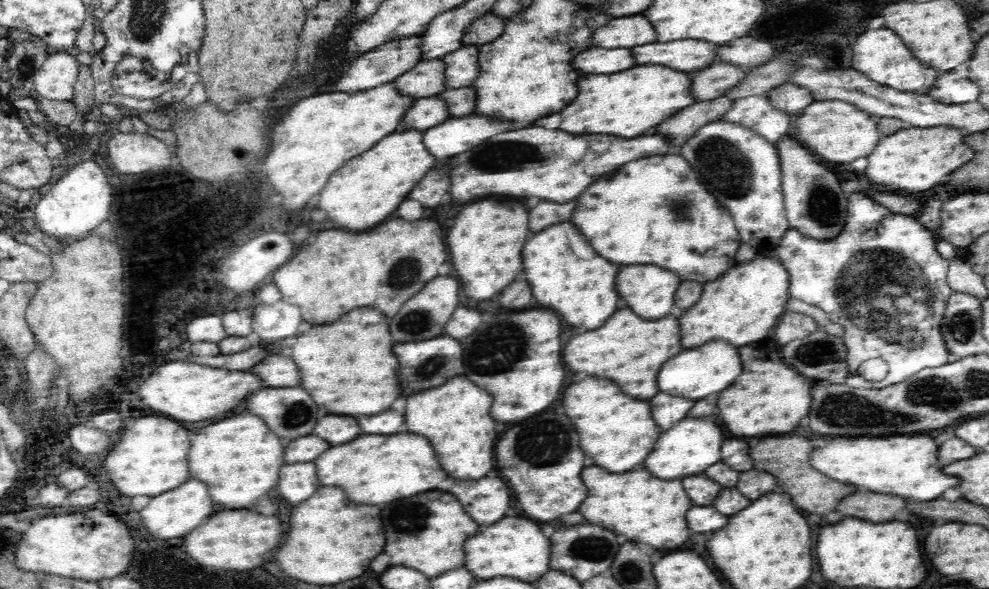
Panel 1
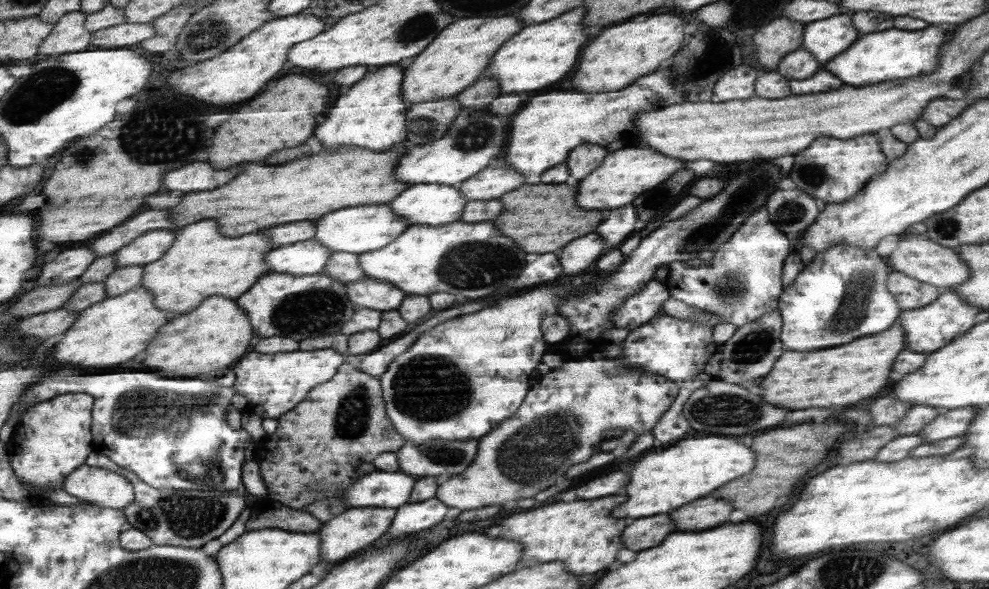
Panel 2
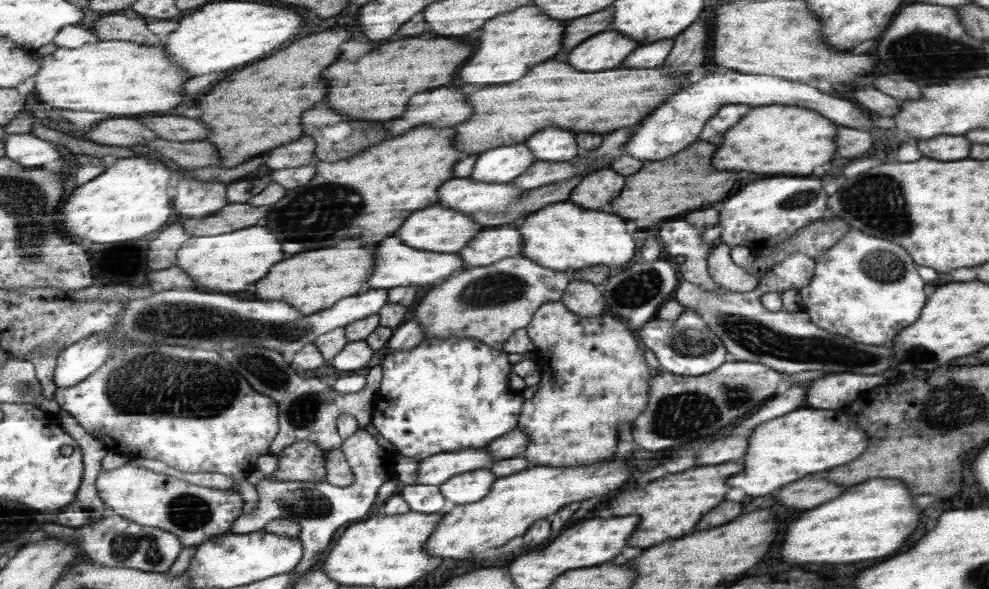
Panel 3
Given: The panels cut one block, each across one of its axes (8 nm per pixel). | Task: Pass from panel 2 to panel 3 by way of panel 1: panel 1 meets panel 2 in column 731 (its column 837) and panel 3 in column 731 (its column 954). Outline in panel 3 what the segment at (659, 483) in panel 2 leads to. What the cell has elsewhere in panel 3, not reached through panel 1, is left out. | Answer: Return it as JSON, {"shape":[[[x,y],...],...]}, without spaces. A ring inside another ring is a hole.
{"shape":[[[800,408],[788,412],[782,418],[760,424],[752,438],[748,452],[744,456],[746,472],[740,472],[730,480],[734,488],[742,488],[750,496],[766,496],[782,486],[814,472],[830,470],[852,462],[868,446],[868,434],[852,420],[848,414]]]}

